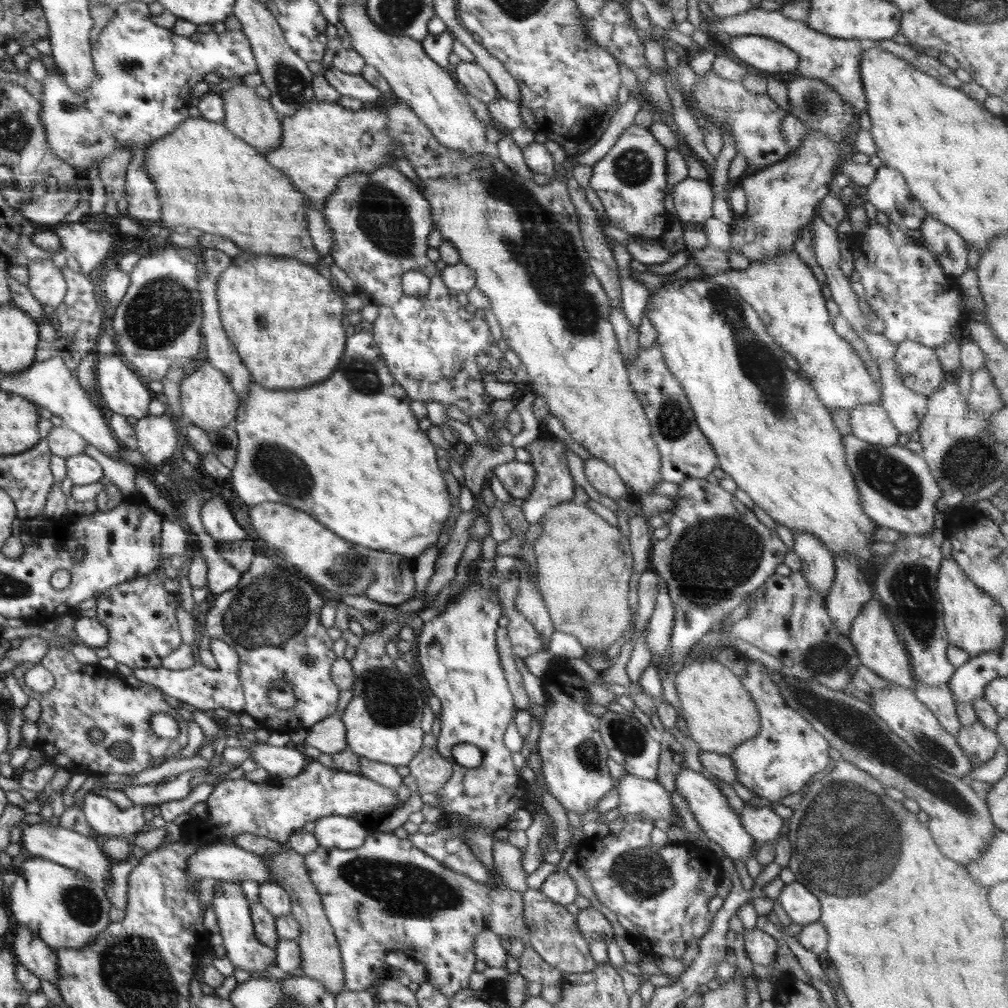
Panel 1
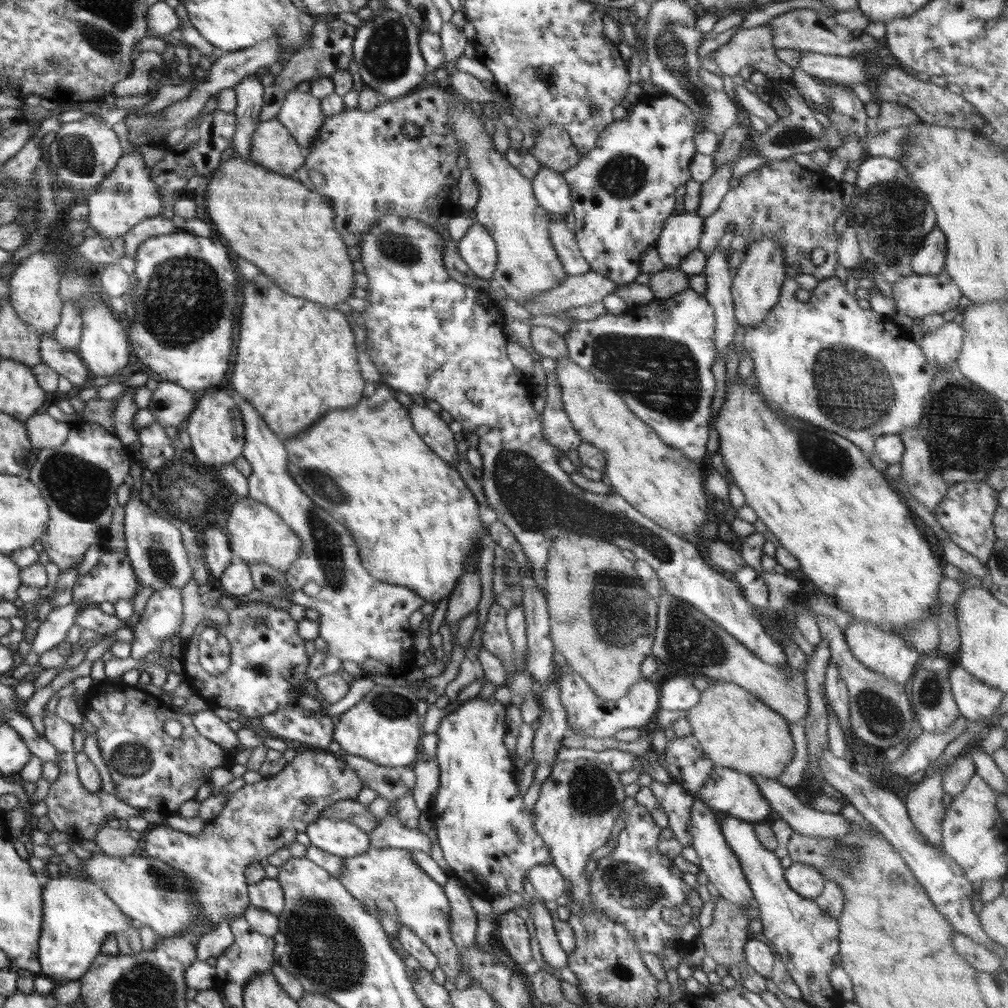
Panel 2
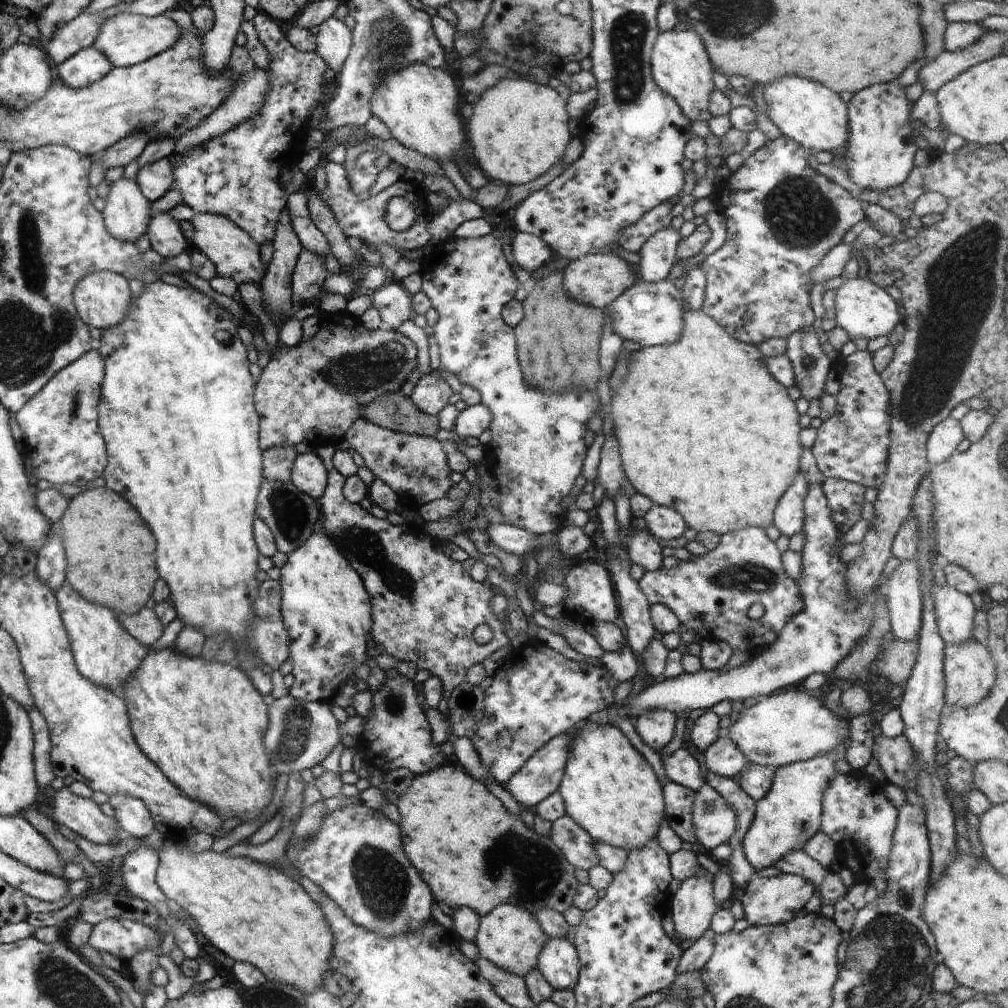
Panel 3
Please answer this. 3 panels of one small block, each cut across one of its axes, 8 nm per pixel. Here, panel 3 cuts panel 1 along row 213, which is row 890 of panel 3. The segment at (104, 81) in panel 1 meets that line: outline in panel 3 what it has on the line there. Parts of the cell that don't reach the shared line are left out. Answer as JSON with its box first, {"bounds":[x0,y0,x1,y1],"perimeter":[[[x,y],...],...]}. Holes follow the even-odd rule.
{"bounds":[122,846,171,917],"perimeter":[[[138,846],[126,854],[122,866],[122,877],[129,895],[146,900],[154,905],[161,917],[171,912],[166,904],[166,896],[156,883],[159,857],[148,846]]]}

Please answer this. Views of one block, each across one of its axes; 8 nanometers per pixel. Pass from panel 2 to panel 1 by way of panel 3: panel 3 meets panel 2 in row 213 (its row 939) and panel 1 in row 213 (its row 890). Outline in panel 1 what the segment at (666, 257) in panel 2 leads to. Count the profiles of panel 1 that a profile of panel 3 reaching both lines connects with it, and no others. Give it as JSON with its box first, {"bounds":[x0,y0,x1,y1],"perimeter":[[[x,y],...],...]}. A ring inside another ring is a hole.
{"bounds":[674,178,714,228],"perimeter":[[[685,178],[674,187],[674,208],[682,226],[702,228],[713,217],[714,195],[710,180]]]}

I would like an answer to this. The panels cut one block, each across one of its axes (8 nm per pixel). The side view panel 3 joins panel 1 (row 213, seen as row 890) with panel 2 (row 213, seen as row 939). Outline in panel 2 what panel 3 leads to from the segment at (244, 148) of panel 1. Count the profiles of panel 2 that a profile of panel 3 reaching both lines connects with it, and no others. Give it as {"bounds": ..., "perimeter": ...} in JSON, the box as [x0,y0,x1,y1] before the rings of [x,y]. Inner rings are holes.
{"bounds":[206,156,356,308],"perimeter":[[[233,156],[220,161],[211,174],[206,190],[206,212],[216,226],[215,236],[226,239],[228,249],[236,257],[256,265],[284,292],[312,300],[322,307],[337,308],[337,304],[352,297],[356,272],[347,254],[348,246],[335,230],[336,215],[322,195],[288,175],[268,170],[252,159],[242,157]]]}

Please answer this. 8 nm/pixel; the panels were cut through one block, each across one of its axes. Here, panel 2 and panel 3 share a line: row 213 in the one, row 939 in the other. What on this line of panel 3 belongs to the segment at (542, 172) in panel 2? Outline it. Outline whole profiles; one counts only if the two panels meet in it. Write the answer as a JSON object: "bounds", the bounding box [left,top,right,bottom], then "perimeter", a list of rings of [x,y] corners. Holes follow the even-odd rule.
{"bounds":[537,937,579,991],"perimeter":[[[550,937],[538,956],[537,968],[553,988],[573,991],[579,978],[574,944],[565,937]]]}

